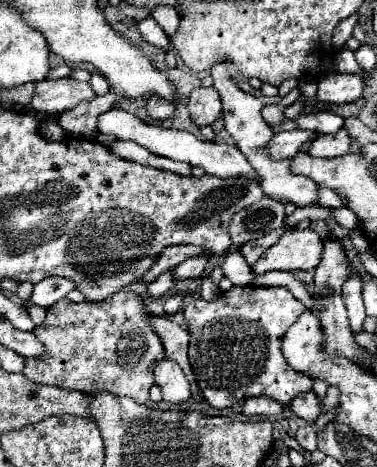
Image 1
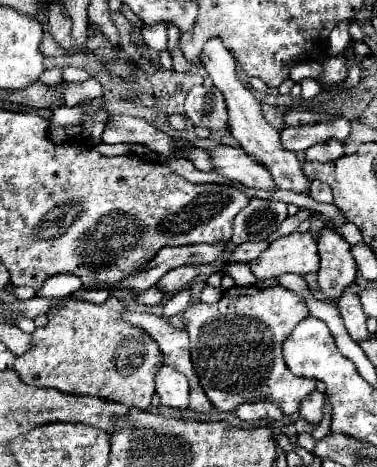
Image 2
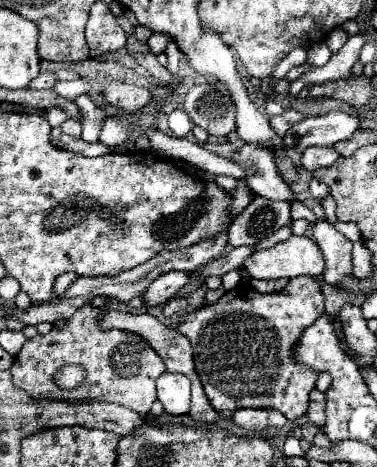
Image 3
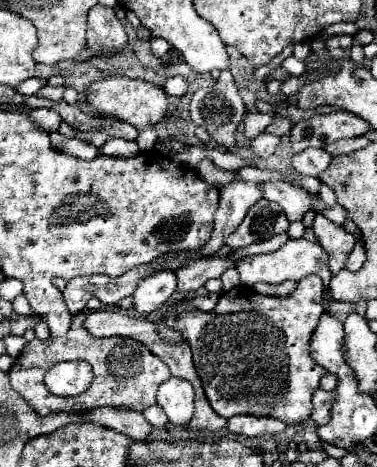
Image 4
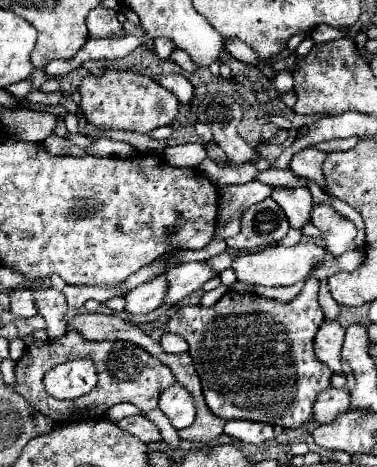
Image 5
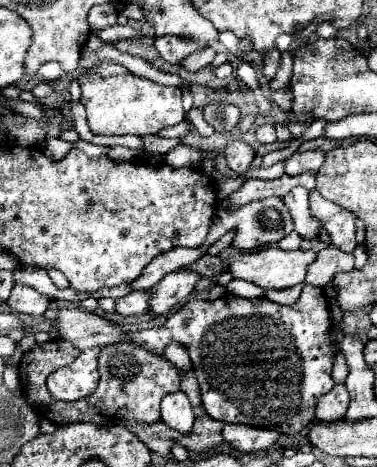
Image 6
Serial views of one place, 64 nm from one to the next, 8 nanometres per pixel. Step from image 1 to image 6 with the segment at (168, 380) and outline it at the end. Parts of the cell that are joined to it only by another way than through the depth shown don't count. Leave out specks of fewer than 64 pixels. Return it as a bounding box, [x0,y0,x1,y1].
[162,390,194,432]

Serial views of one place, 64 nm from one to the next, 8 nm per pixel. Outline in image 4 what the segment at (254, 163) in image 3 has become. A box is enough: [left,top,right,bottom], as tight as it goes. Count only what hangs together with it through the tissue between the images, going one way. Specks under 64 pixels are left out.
[250,134,310,222]

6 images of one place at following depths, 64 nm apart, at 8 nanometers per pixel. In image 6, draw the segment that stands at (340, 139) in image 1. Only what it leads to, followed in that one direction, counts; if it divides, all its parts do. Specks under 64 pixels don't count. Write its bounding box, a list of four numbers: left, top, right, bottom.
[286,150,324,176]

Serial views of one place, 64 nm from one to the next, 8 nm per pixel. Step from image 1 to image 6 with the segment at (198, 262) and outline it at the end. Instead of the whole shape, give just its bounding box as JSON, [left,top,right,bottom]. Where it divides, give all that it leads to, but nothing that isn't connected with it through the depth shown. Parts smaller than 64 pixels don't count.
[116,290,152,316]

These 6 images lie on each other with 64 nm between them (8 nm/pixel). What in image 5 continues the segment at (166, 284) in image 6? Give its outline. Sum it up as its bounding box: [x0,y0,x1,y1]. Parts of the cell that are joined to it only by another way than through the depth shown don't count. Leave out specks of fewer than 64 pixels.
[166,262,216,304]

